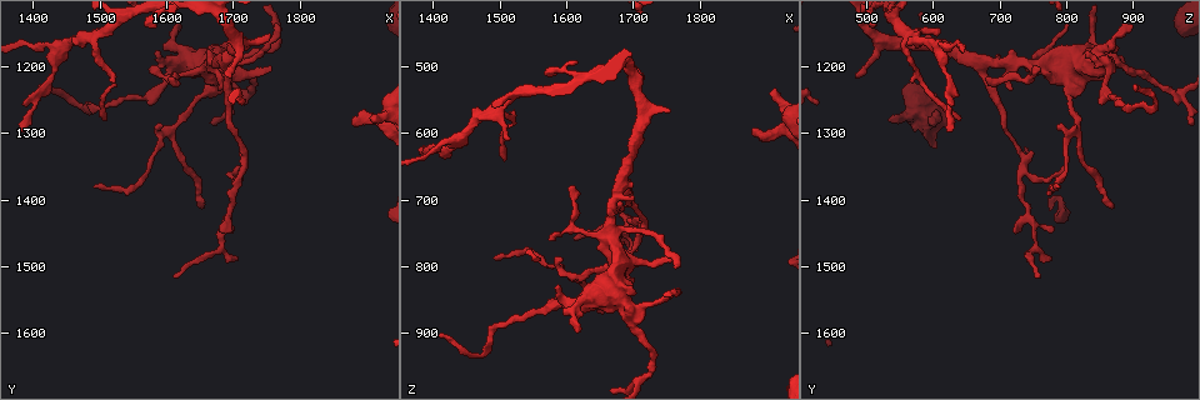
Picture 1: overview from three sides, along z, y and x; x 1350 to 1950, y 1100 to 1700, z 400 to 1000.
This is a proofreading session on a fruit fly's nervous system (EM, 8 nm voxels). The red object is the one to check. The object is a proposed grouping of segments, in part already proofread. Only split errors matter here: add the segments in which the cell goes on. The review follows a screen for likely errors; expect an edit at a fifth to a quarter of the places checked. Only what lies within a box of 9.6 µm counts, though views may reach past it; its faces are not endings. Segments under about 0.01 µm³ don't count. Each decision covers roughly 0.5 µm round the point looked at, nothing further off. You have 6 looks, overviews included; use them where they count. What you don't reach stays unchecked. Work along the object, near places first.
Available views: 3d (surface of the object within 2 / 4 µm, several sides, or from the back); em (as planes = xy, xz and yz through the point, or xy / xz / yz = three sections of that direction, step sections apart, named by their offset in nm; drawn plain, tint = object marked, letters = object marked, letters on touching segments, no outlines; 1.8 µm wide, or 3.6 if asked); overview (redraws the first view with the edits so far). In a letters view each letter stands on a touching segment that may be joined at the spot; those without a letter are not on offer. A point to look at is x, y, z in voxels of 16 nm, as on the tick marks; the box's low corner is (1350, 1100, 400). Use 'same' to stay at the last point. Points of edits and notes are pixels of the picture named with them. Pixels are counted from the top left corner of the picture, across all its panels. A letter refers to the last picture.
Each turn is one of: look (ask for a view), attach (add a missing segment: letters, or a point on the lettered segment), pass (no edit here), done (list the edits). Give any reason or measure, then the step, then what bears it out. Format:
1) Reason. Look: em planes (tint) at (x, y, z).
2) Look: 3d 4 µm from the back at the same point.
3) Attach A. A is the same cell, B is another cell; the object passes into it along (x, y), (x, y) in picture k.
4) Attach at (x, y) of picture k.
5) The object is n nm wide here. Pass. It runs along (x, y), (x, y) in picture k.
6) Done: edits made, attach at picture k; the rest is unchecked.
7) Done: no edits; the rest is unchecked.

Free end. Look: 3d 2 µm at (1755, 1200, 795).

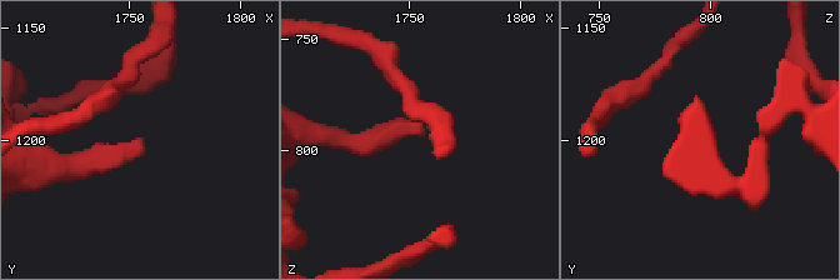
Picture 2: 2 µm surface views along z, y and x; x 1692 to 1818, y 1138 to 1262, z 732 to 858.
Now the EM. Look: em yz step 16 (letters) at (1757, 1203, 791).

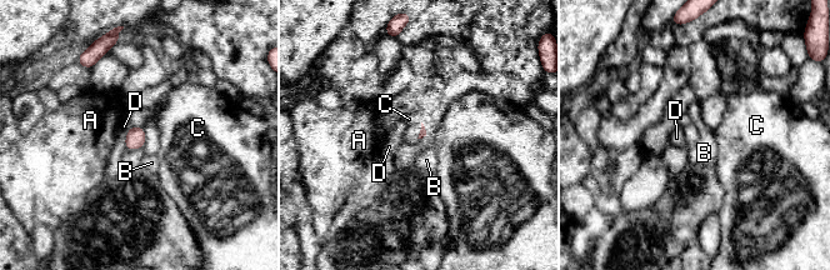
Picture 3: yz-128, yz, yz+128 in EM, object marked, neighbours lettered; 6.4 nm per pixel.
Look: em planes (letters) at the same point.

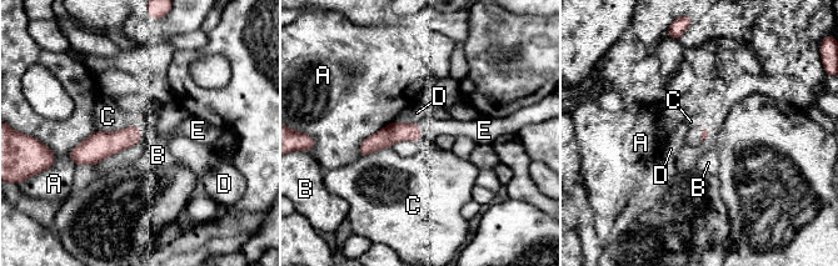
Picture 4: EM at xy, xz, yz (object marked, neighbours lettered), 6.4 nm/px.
Attach E. E is the same cell, A, B, C and D are other cells; the cell continues.

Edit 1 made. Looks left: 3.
Branch stops here. Look: 3d 2 µm at (1510, 1275, 645).

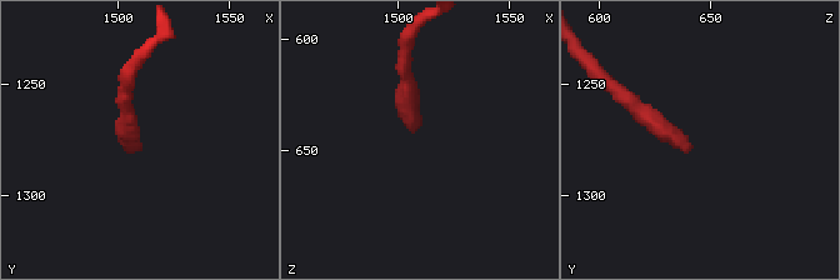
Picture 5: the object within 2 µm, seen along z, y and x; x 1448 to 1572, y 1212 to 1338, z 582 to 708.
Shape alone is not enough. Look: em yz step 8 (letters) at (1507, 1279, 642).

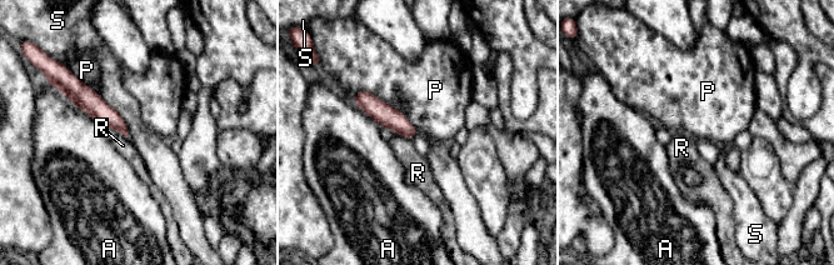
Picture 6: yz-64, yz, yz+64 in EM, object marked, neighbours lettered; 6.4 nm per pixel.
Cut it another way. Look: em planes (letters) at the same point.

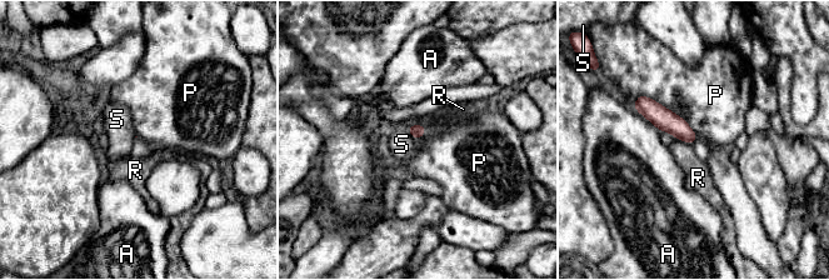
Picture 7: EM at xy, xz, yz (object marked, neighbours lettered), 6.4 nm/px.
Pass. A, P, R and S are other cells; it runs along (639, 100), (693, 138) in picture 7; none of them fits.

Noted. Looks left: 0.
Done: edits made, attach at picture 4; the rest is unchecked.

